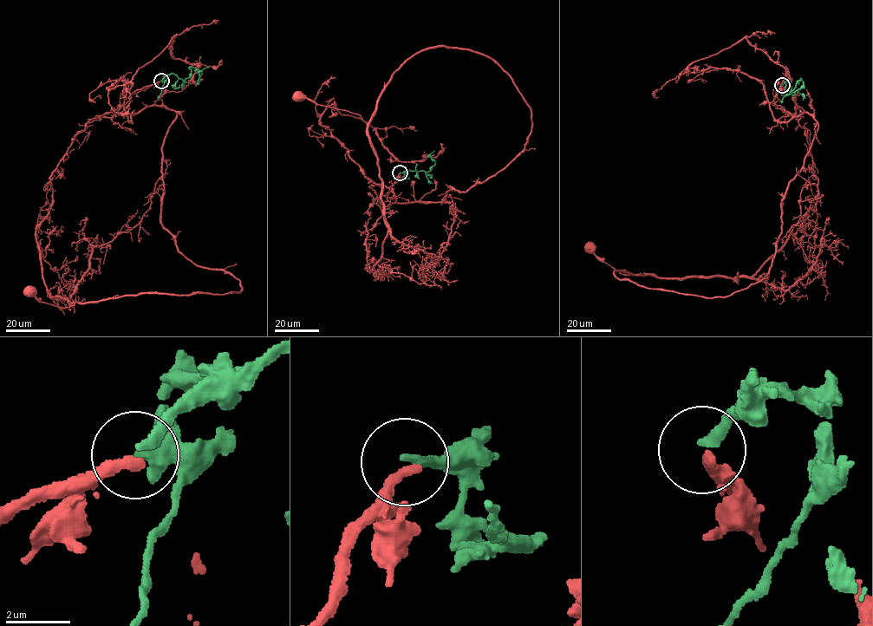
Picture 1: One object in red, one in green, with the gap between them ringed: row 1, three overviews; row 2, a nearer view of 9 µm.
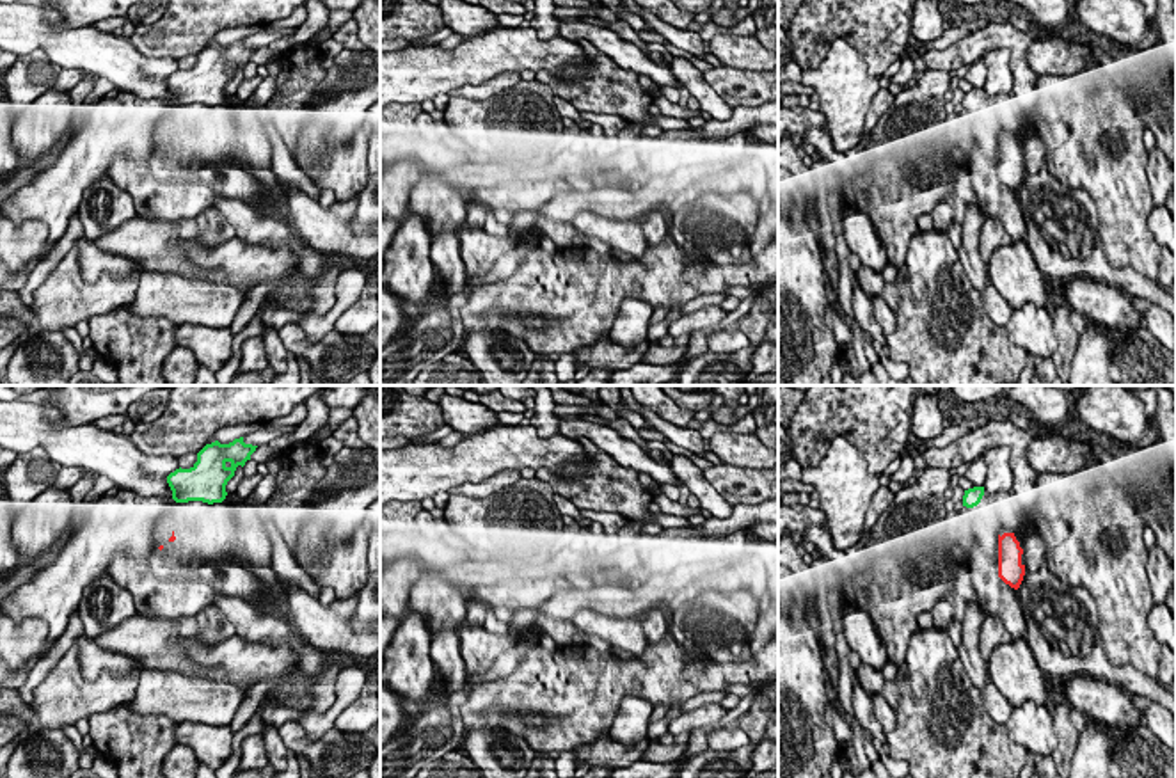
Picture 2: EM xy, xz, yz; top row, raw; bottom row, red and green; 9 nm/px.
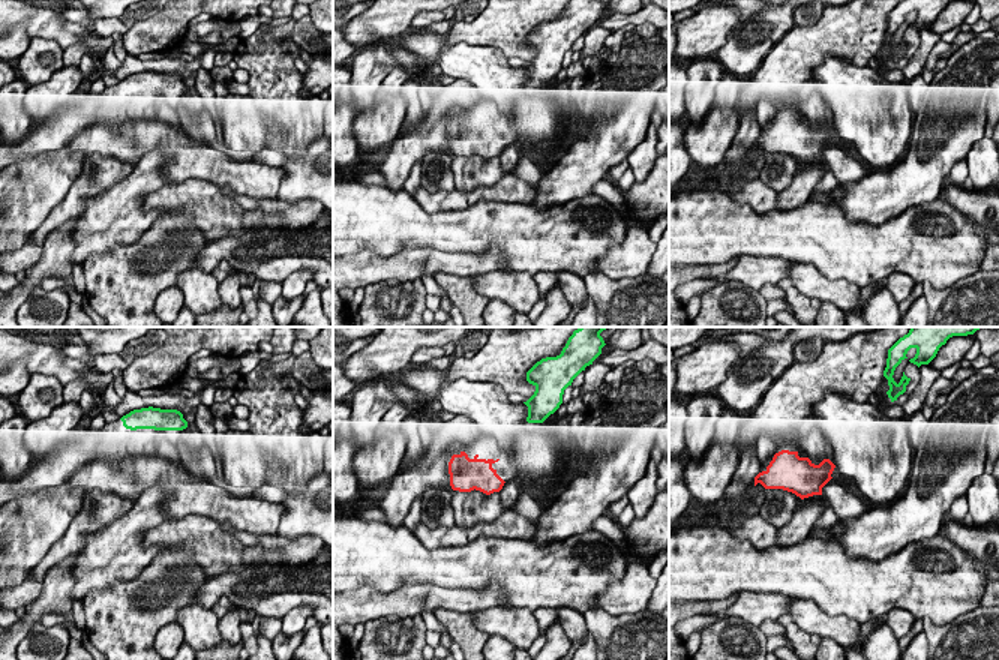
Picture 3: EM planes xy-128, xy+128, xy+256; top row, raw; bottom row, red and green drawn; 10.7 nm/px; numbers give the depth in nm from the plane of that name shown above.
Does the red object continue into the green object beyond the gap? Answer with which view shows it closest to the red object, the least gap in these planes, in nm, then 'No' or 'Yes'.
Closest in yz. Distance 340 nm. No

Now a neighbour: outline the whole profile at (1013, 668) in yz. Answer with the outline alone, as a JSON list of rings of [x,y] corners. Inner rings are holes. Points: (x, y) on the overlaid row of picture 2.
[[[1027,638],[998,645],[988,659],[988,671],[991,682],[1014,709],[1025,702],[1045,705],[1041,668]]]

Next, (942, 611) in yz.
[[[940,600],[931,609],[933,627],[938,631],[947,631],[950,620],[956,616],[956,611],[949,600]]]

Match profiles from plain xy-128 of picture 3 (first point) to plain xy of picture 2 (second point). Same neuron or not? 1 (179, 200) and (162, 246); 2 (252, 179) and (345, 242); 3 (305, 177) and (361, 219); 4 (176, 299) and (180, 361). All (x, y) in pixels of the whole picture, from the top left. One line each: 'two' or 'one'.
1: one
2: one
3: one
4: one

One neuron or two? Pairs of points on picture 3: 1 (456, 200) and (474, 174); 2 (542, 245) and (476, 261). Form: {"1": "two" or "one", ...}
{"1": "two", "2": "two"}

